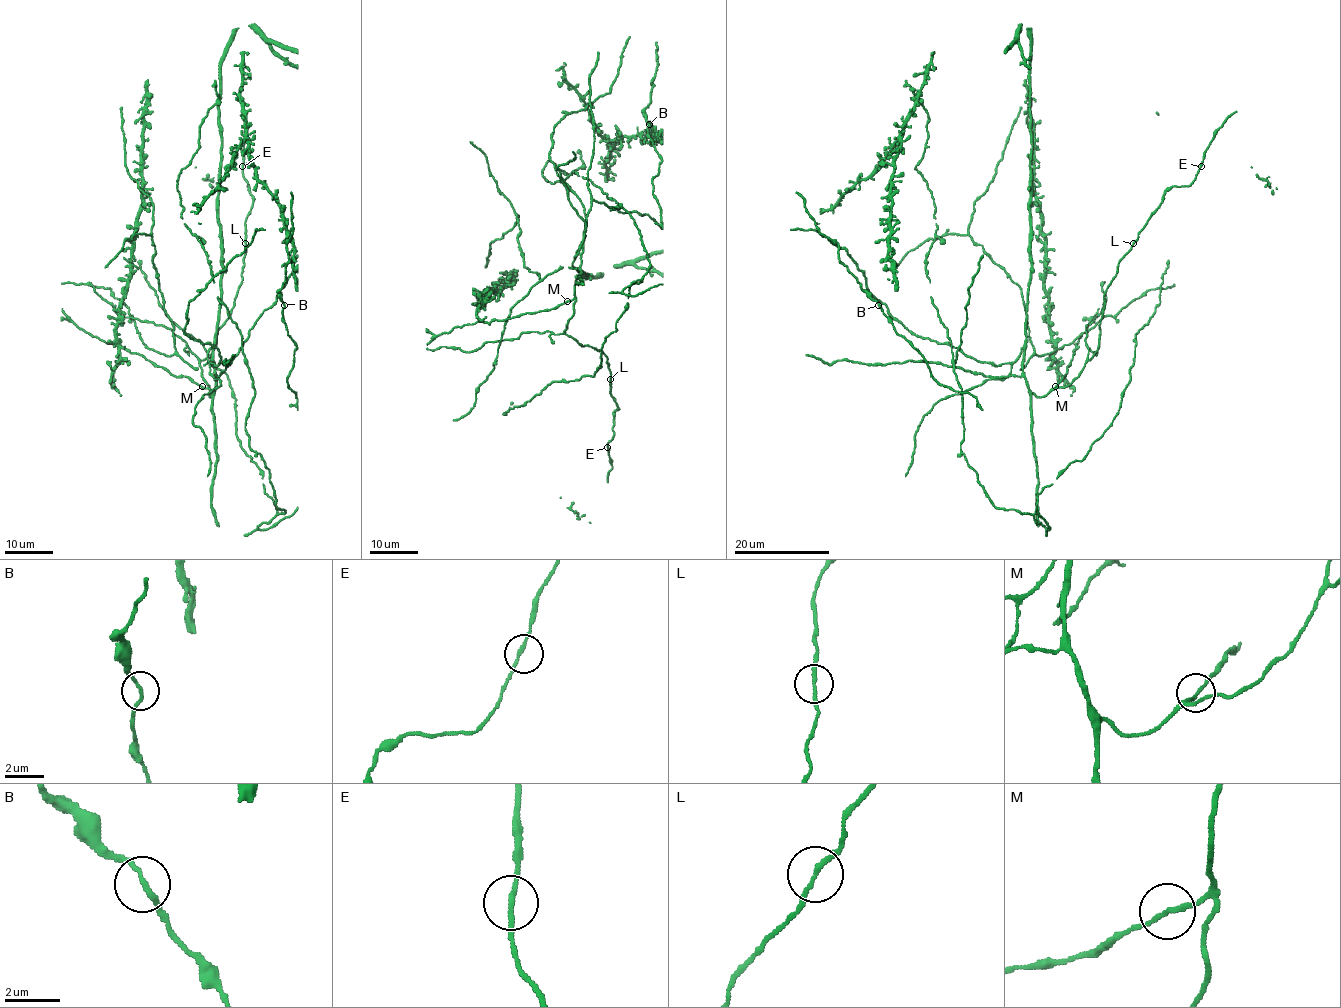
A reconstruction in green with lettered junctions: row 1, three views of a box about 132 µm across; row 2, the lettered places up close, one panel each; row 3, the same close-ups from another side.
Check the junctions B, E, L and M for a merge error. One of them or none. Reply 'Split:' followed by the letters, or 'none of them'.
Split: none of them

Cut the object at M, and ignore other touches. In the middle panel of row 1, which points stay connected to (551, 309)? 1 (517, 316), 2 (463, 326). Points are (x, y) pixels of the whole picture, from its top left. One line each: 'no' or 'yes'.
1: yes
2: yes

